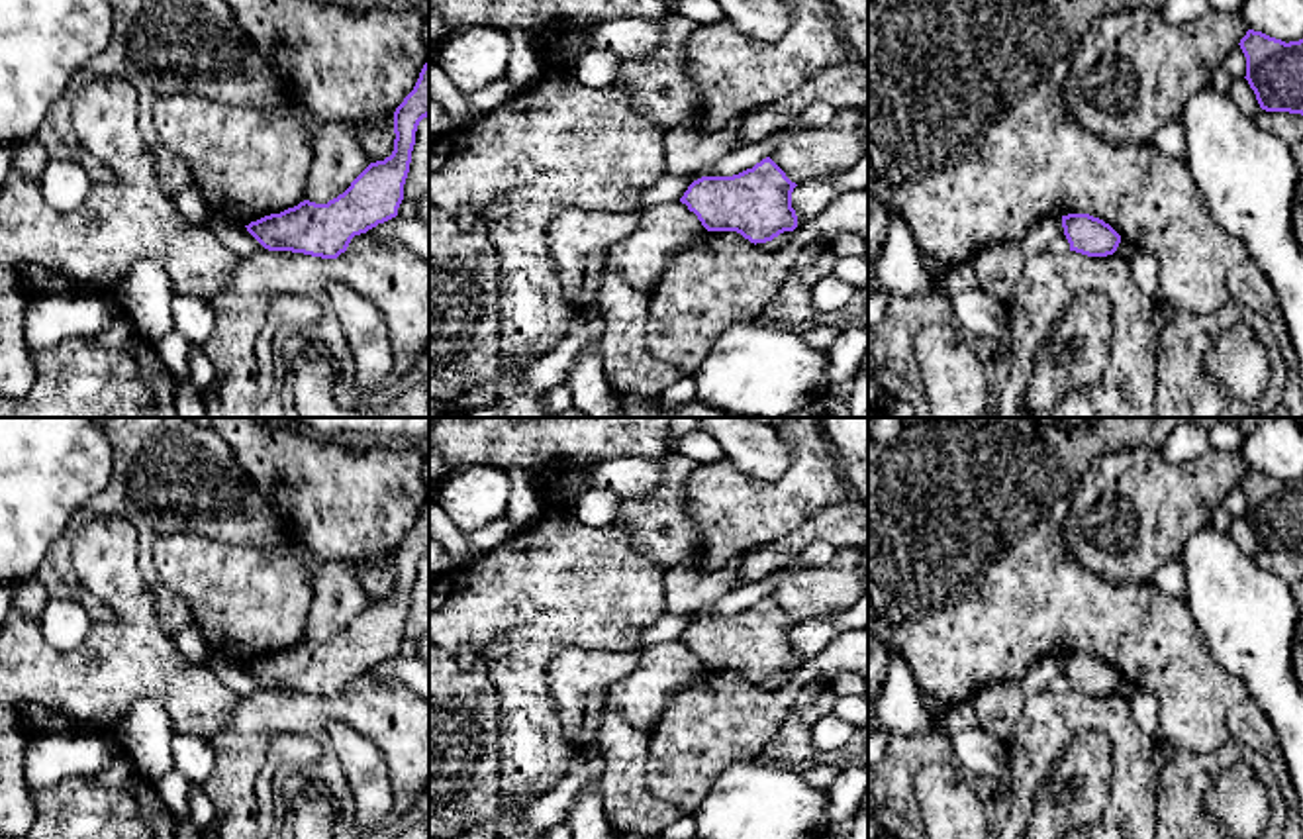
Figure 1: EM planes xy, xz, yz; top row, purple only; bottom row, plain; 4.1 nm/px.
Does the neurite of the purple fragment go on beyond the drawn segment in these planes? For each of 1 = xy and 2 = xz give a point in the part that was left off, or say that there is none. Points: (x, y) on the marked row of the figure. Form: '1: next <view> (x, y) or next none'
1: next none
2: next none

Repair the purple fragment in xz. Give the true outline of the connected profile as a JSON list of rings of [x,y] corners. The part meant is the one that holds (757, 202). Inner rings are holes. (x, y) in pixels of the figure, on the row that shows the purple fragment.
[[[770,159],[733,176],[694,180],[682,204],[707,231],[737,231],[750,243],[766,243],[797,227],[792,192],[797,184]]]

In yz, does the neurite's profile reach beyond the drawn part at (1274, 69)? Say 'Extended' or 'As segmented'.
As segmented

